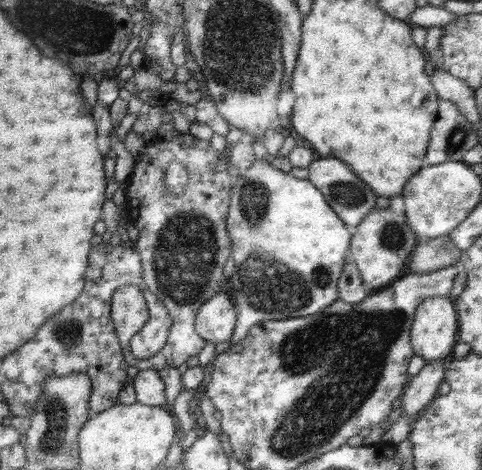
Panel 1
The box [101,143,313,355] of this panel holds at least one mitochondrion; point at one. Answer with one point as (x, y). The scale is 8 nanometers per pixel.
(185, 257)

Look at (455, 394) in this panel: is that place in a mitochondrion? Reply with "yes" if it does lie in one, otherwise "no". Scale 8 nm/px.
no

